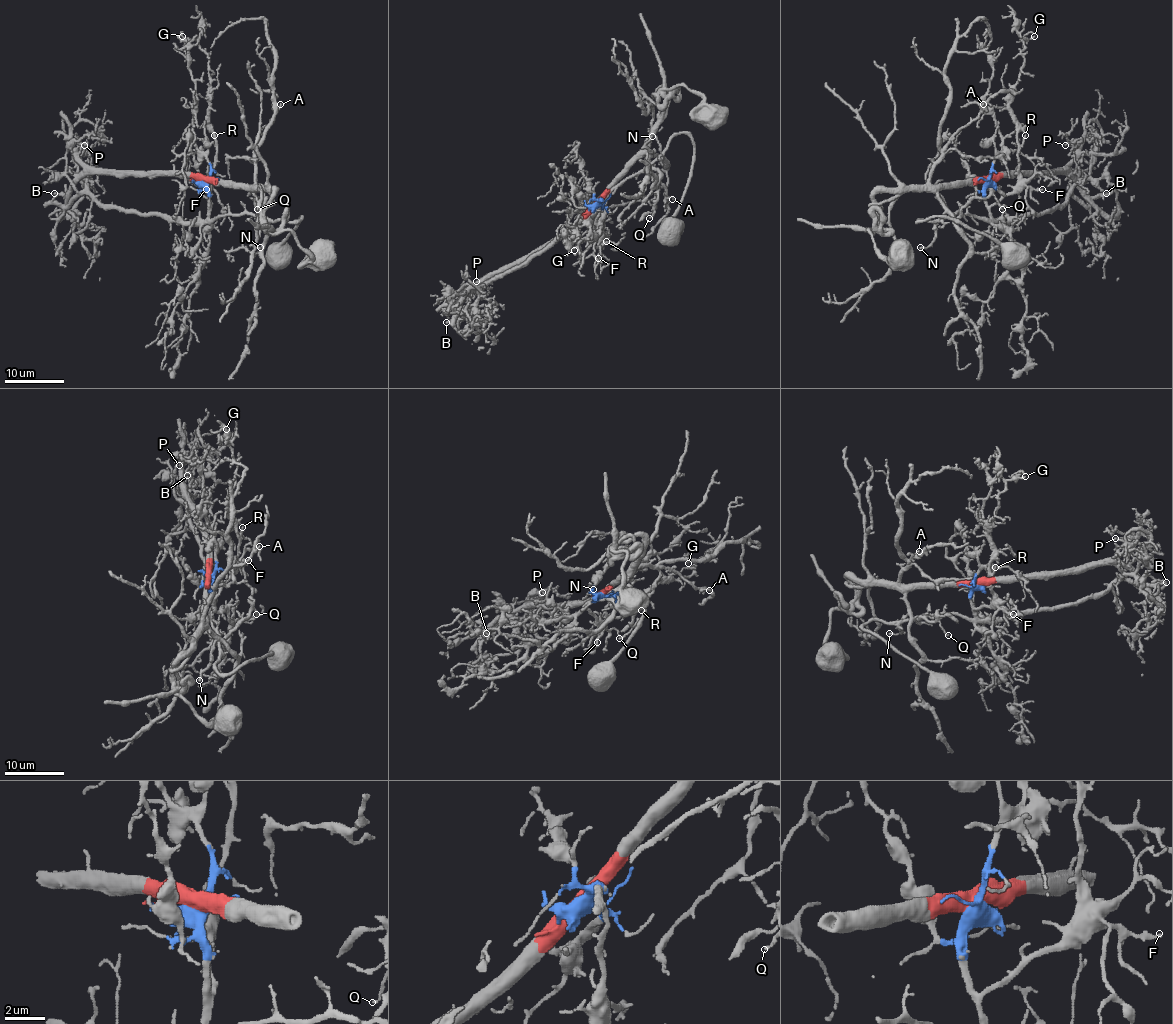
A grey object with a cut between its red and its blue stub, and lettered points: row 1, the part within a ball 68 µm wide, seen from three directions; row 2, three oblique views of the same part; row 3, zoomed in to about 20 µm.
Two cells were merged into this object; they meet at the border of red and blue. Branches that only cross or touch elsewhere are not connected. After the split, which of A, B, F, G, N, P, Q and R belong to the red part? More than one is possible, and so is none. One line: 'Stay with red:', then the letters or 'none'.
Stay with red: A, B, N, P, Q

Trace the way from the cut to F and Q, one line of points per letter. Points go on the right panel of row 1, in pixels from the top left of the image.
F: (989, 179), (986, 196), (989, 206), (1026, 187), (1042, 188)
Q: (989, 179), (947, 182), (938, 196), (956, 217), (974, 197), (993, 194), (1002, 209)

